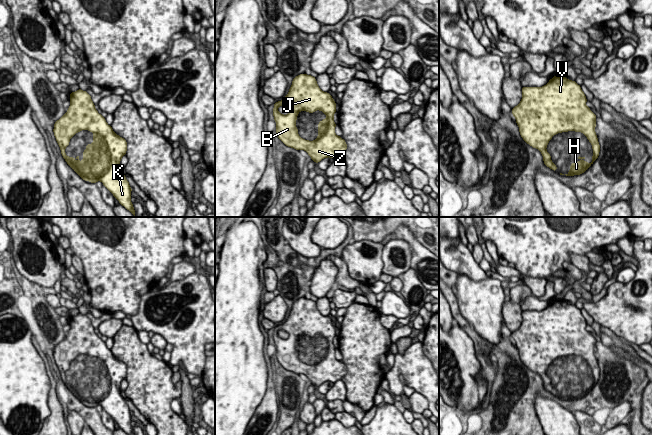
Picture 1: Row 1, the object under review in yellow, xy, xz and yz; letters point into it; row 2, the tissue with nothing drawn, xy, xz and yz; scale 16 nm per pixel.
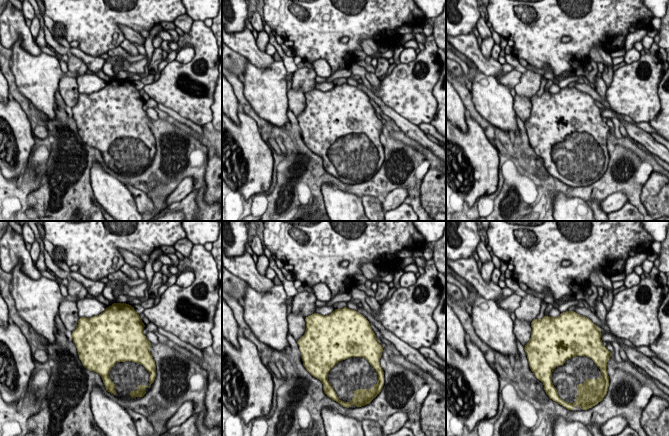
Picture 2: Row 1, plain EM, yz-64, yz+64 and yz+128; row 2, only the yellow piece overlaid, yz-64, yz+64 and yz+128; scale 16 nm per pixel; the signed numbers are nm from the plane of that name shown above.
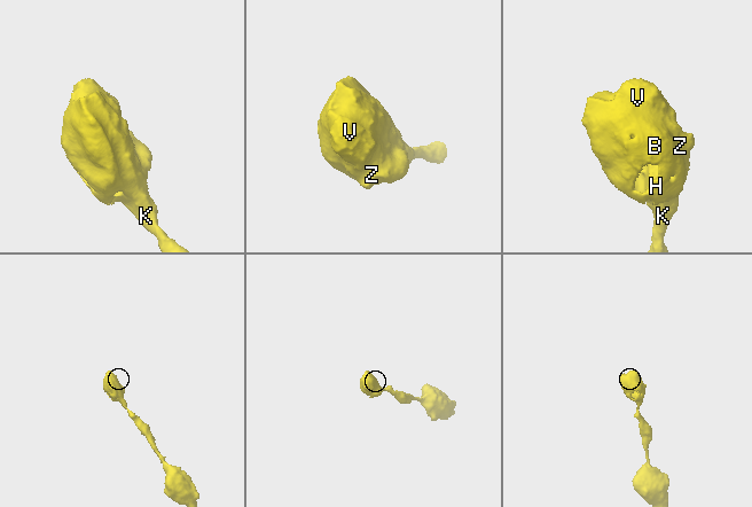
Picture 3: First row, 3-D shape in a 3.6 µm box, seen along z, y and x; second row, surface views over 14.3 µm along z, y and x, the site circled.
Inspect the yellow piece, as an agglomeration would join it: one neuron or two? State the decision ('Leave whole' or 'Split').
Leave whole

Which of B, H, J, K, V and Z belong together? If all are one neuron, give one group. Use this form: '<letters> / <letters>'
B H J K V Z

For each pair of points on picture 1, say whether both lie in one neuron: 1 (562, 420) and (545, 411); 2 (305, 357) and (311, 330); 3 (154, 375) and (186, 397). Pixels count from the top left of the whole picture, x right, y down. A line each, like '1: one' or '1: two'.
1: one
2: one
3: two

